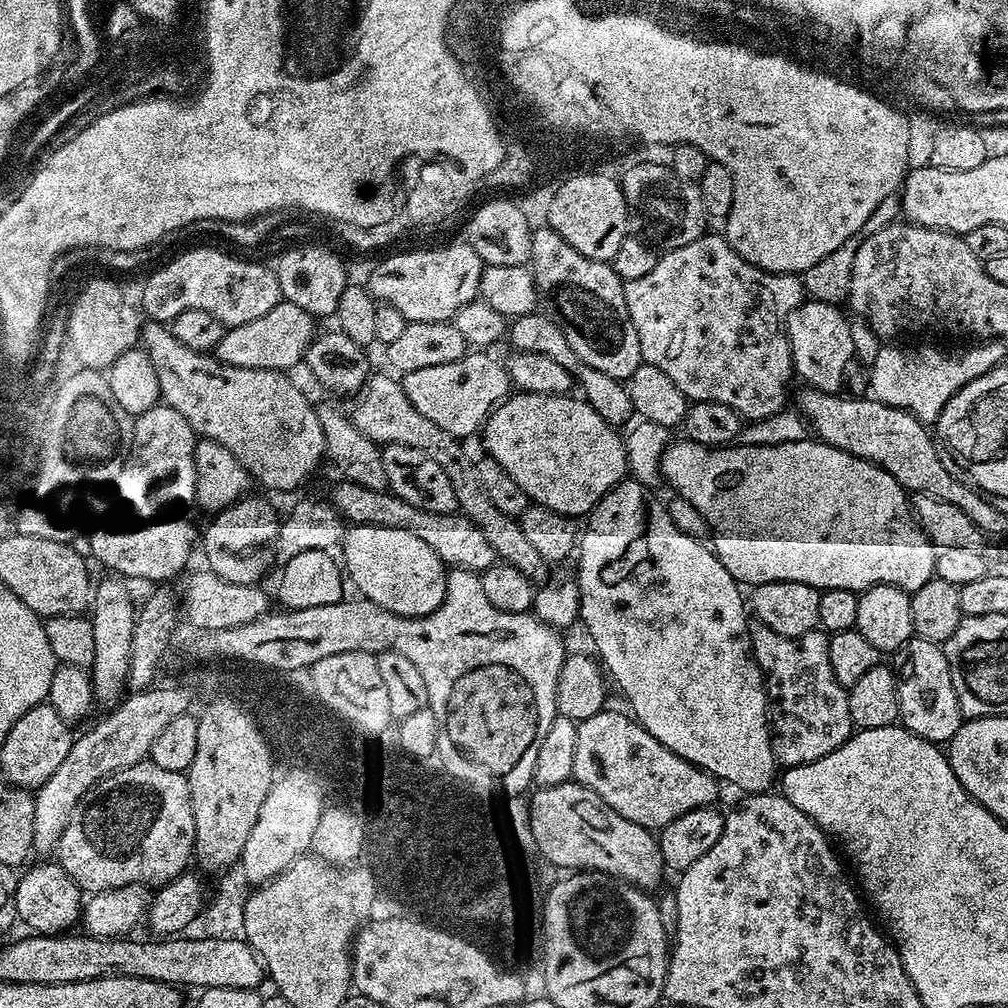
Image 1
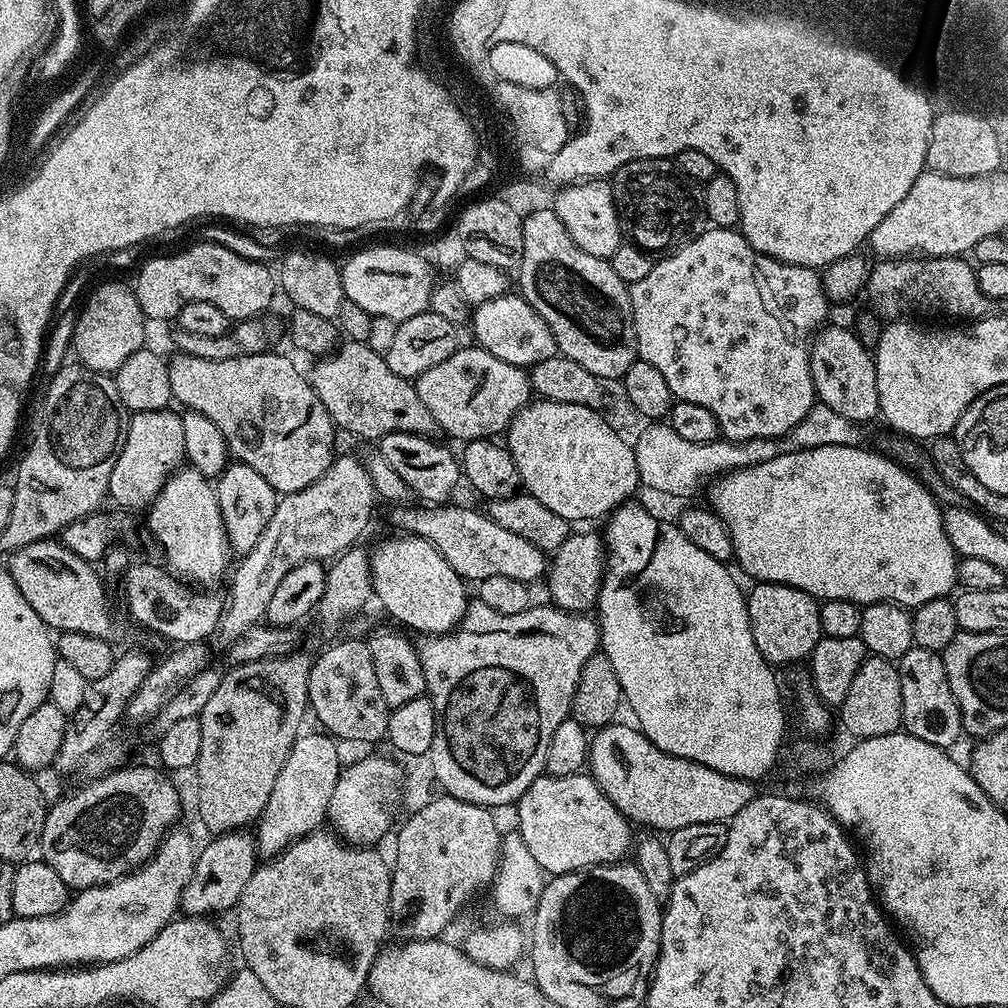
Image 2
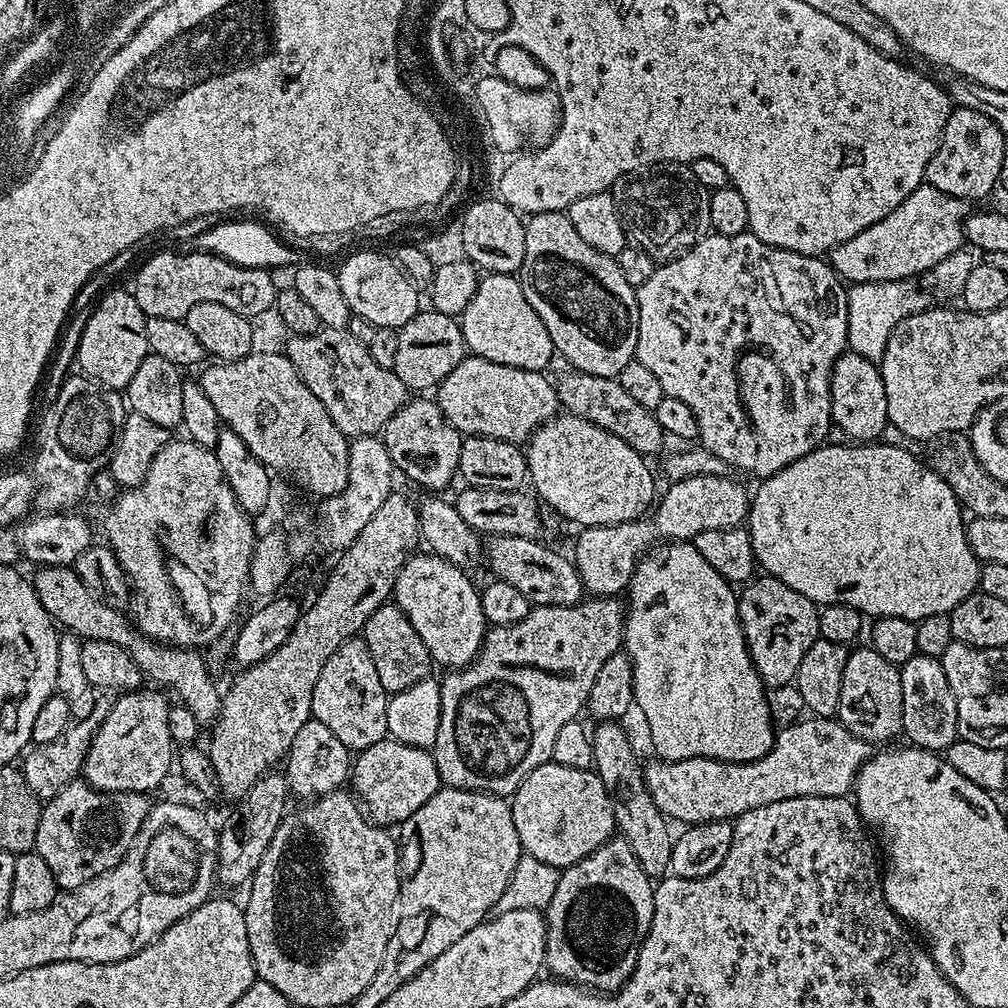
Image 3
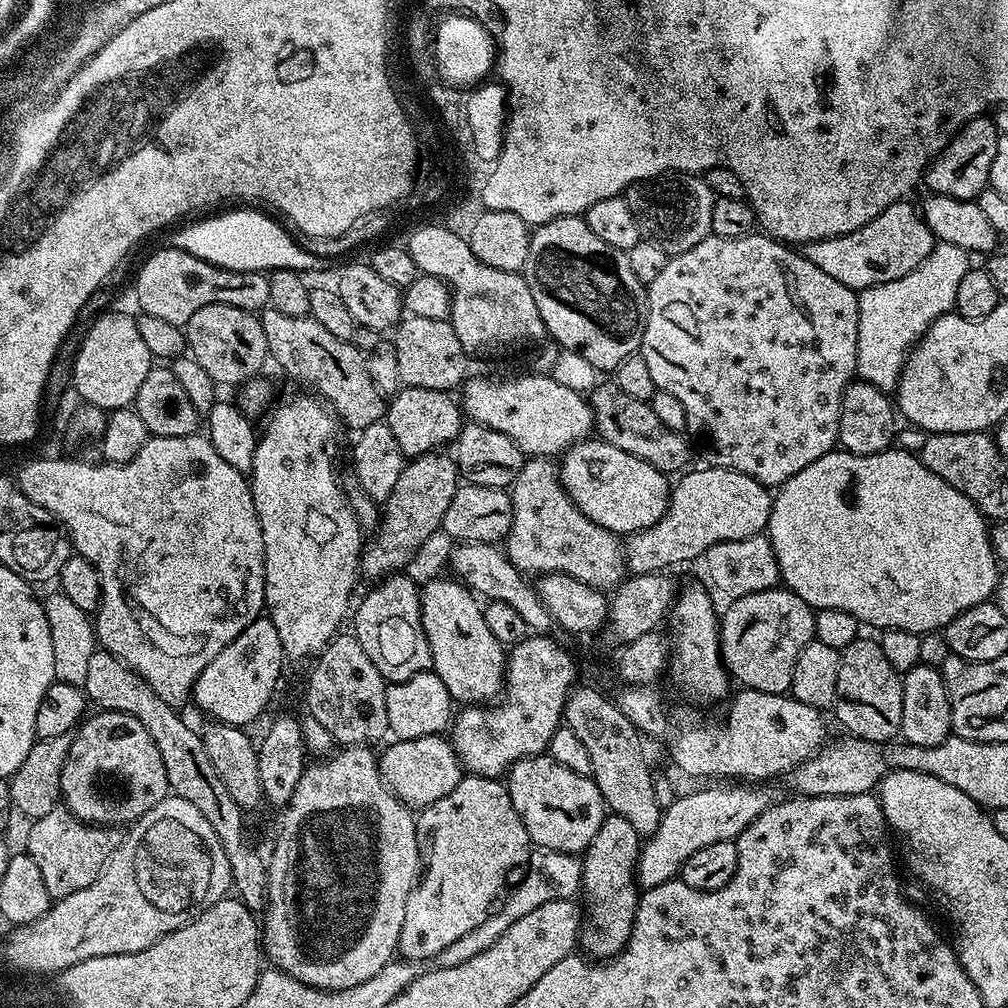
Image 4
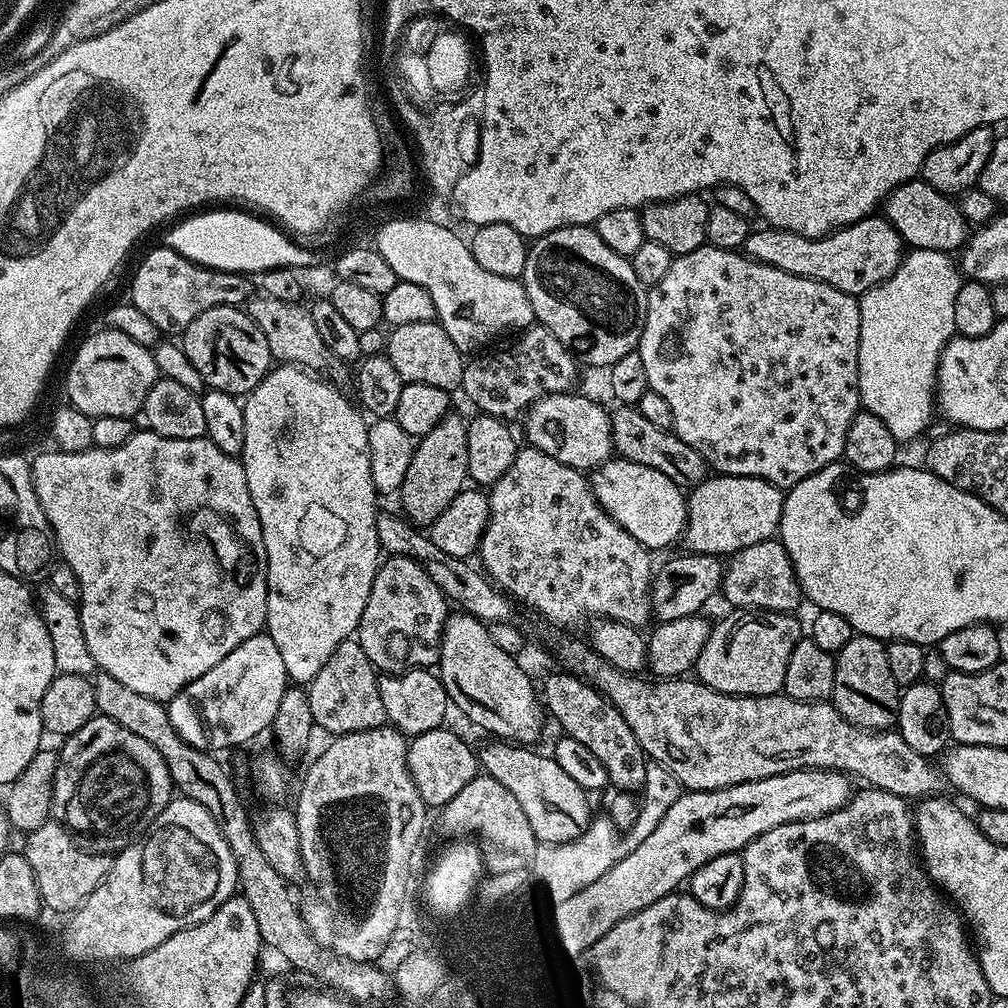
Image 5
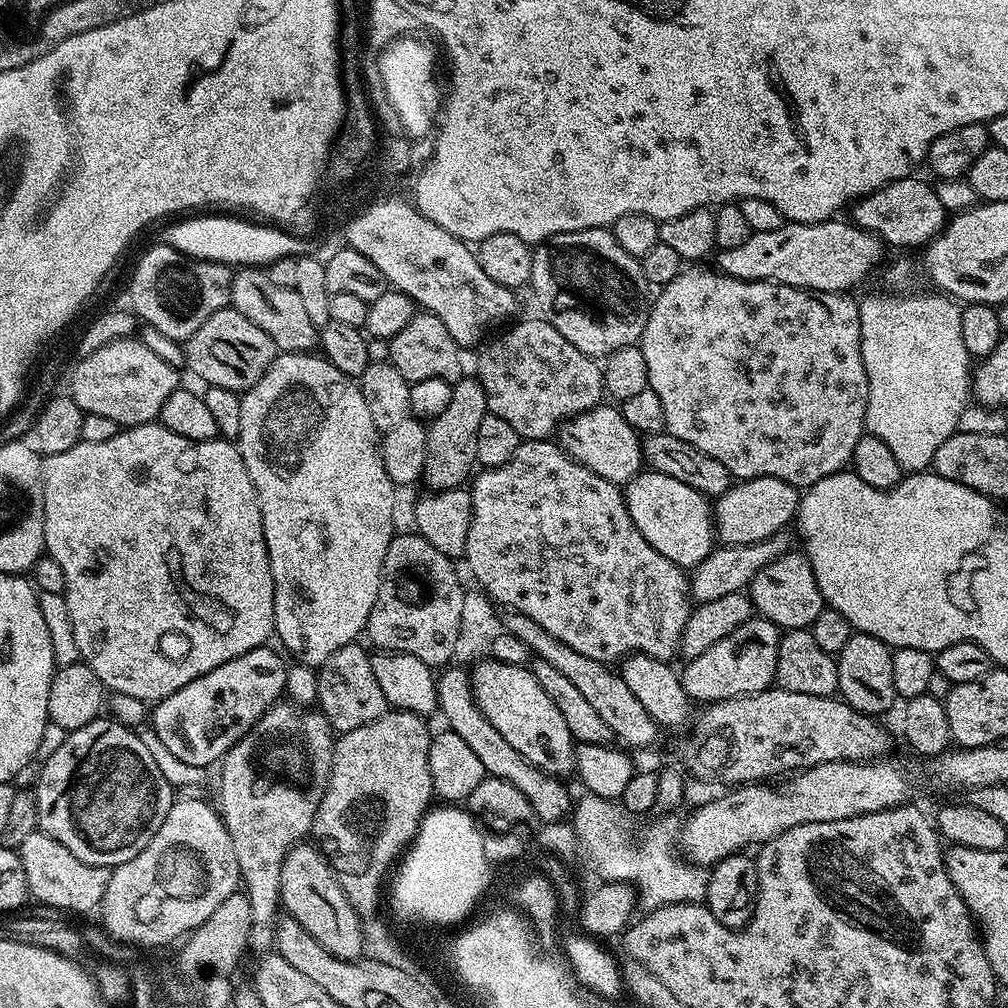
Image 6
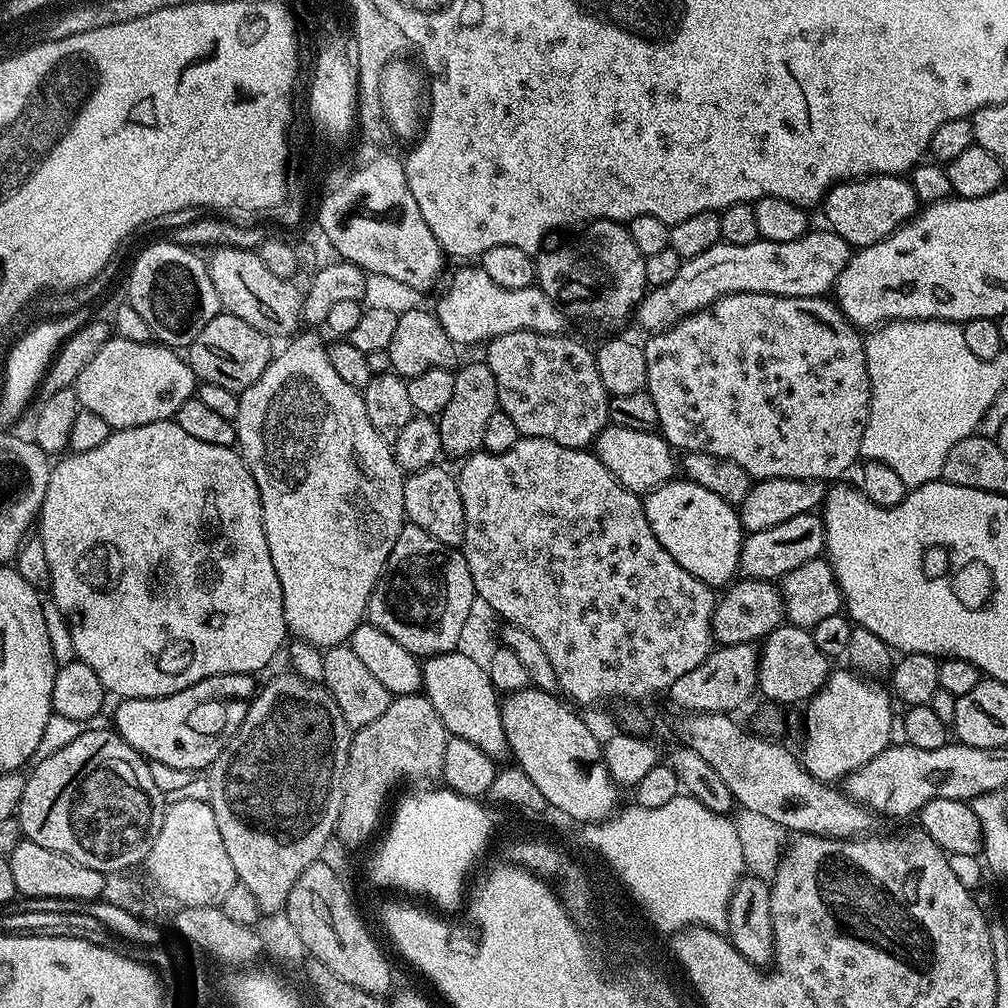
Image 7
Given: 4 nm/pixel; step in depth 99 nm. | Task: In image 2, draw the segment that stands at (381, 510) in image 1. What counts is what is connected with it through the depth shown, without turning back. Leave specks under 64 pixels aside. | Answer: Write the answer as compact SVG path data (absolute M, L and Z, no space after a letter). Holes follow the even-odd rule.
M448 502L443 506L392 506L387 510L388 520L401 533L429 540L450 562L450 566L466 582L479 582L486 578L515 578L517 582L532 586L535 580L545 575L550 567L546 553L526 542L526 538L498 526L483 511L463 508L457 502Z

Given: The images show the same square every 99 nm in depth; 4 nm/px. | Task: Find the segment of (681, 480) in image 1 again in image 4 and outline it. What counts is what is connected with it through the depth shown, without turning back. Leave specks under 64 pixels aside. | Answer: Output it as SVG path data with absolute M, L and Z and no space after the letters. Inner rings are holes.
M893 446L886 452L859 456L853 452L833 450L827 452L818 462L810 462L806 470L798 470L794 478L779 485L772 501L770 518L766 529L768 541L772 543L774 558L778 558L778 570L783 587L789 588L802 602L806 602L813 610L829 608L830 610L846 610L846 614L854 614L854 618L861 625L868 624L875 630L910 630L911 632L940 632L962 610L970 610L970 606L978 606L993 599L996 583L1002 568L996 558L996 551L992 548L989 521L954 486L942 482L938 474L926 470L919 455L901 450Z

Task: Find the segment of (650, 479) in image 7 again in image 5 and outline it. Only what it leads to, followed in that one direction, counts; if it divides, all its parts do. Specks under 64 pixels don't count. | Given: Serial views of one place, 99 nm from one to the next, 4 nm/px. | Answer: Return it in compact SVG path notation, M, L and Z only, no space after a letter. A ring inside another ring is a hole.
M559 392L535 400L523 417L524 432L531 447L558 458L571 468L595 470L607 460L613 459L612 418L609 409L595 404L588 396L576 396L572 392Z

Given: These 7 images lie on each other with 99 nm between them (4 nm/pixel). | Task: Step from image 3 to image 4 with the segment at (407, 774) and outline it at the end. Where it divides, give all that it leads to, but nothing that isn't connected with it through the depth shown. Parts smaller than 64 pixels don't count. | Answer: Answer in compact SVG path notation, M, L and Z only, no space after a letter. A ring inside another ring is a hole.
M443 735L414 738L413 740L393 739L392 745L383 753L379 753L380 777L388 789L403 804L413 810L419 810L438 802L438 798L446 798L454 786L462 779L462 765L452 747L451 739Z

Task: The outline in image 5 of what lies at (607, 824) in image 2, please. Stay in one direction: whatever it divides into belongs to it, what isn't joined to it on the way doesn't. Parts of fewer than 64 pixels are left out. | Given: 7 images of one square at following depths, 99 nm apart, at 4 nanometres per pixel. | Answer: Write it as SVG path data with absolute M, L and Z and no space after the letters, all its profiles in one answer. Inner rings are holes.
M512 742L492 743L496 744L488 744L484 749L479 749L479 767L487 775L502 782L502 786L506 786L506 790L510 790L514 798L518 798L518 803L522 805L526 819L530 822L530 830L534 830L537 841L541 844L556 844L570 843L578 839L587 830L594 815L592 804L588 801L591 800L589 793L585 792L582 786L578 786L578 782L574 782L574 778L570 778L570 774L566 774L566 770L562 770L562 766L558 766L558 762L553 760L551 755L539 756L538 753L532 752L536 750L531 747L517 746Z

